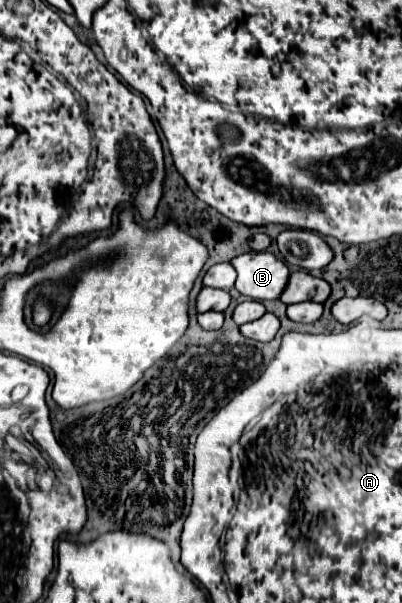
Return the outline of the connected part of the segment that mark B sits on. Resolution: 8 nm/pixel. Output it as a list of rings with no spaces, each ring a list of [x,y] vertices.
[[[269,251],[245,253],[231,261],[237,269],[235,287],[255,301],[279,299],[289,281],[289,267]]]

